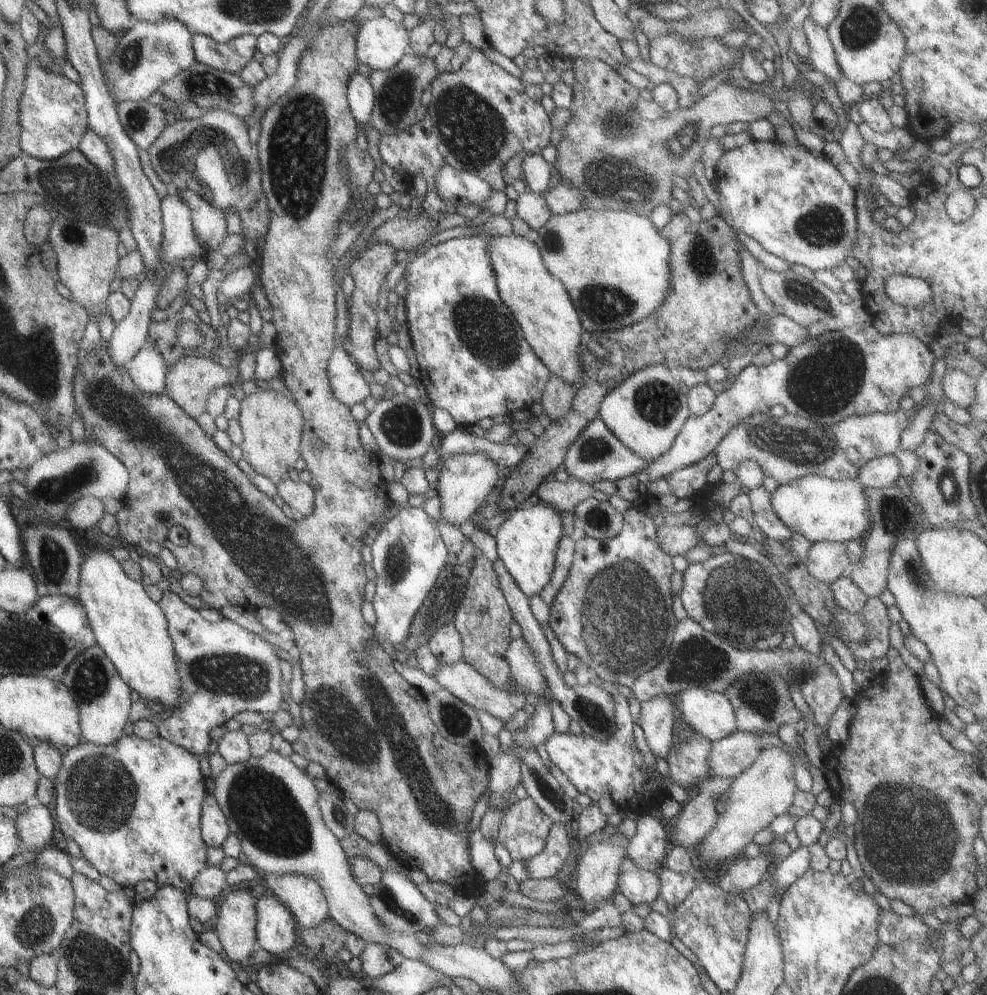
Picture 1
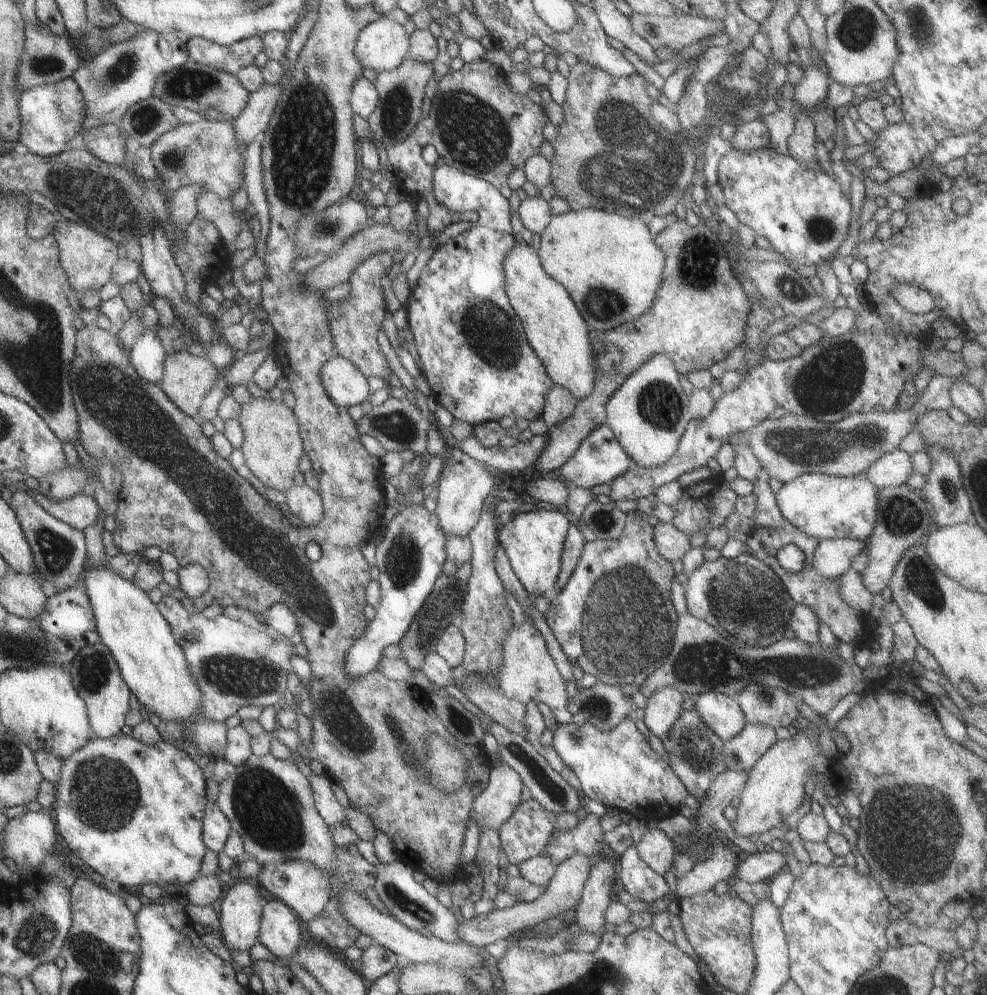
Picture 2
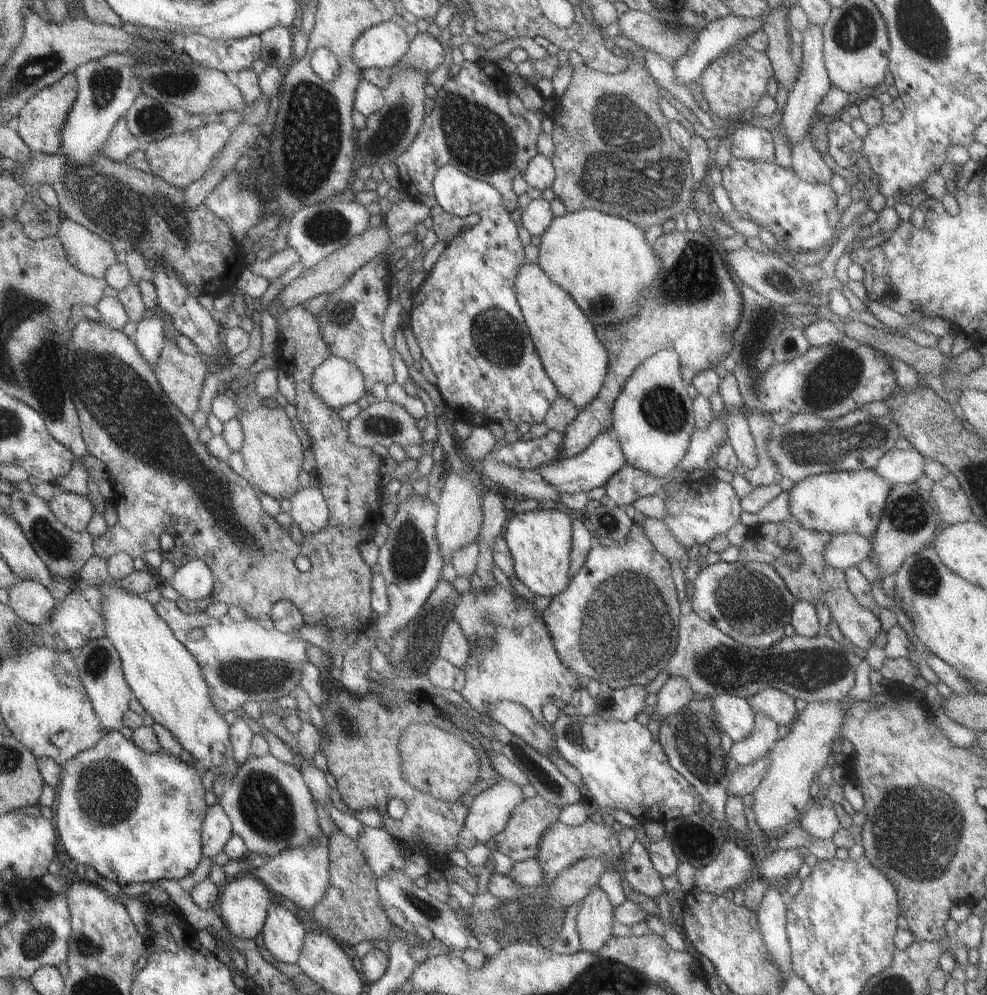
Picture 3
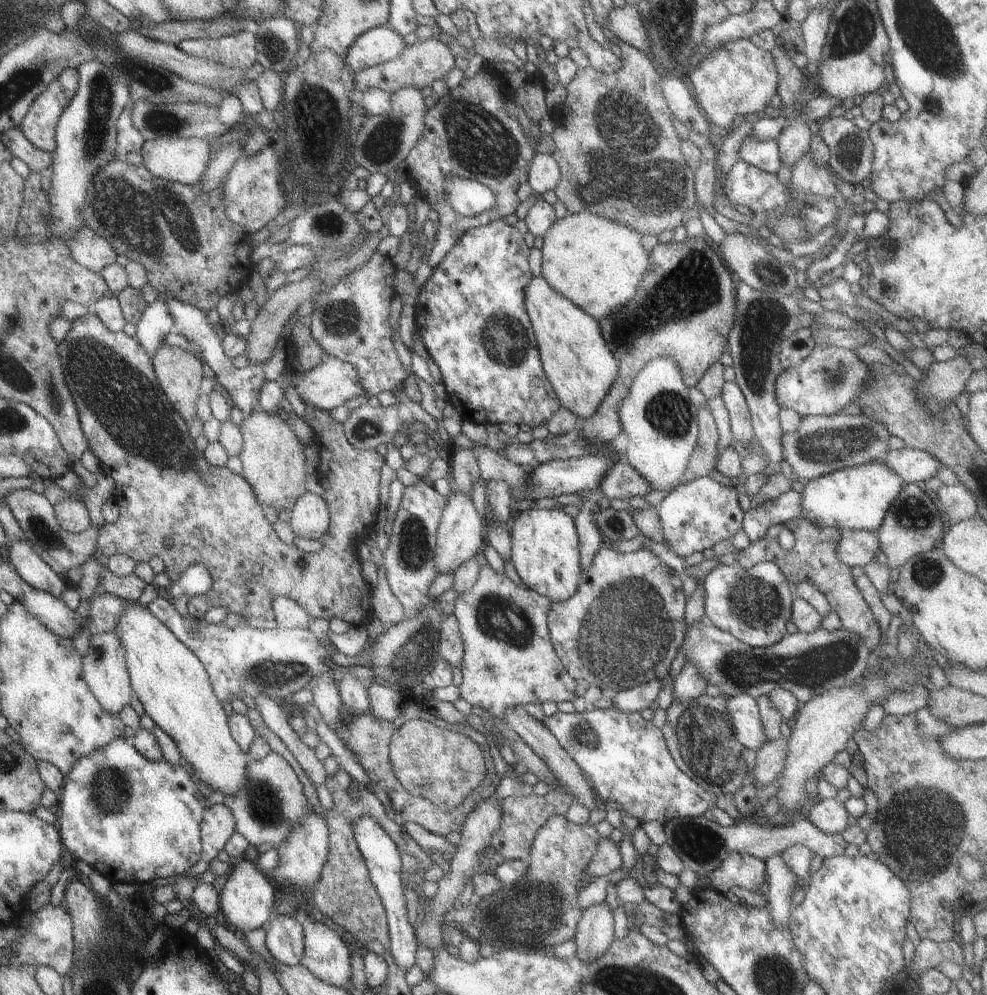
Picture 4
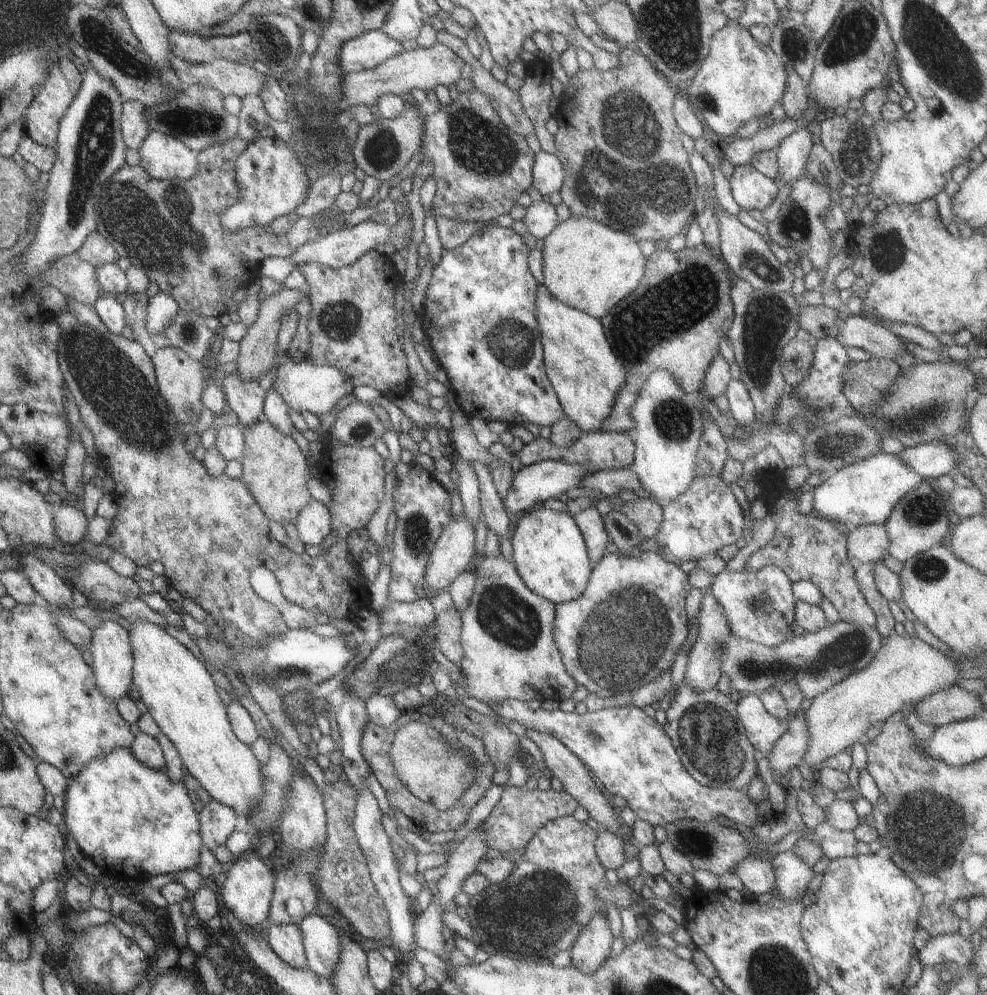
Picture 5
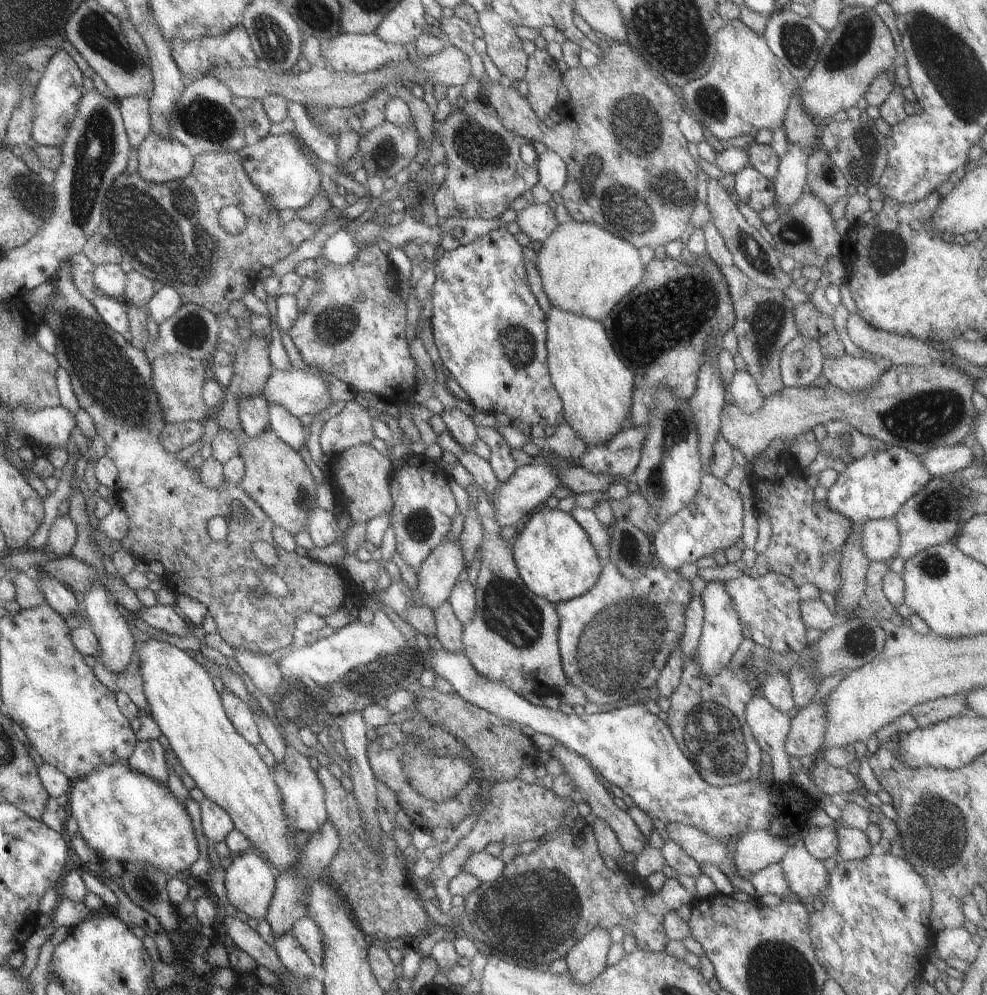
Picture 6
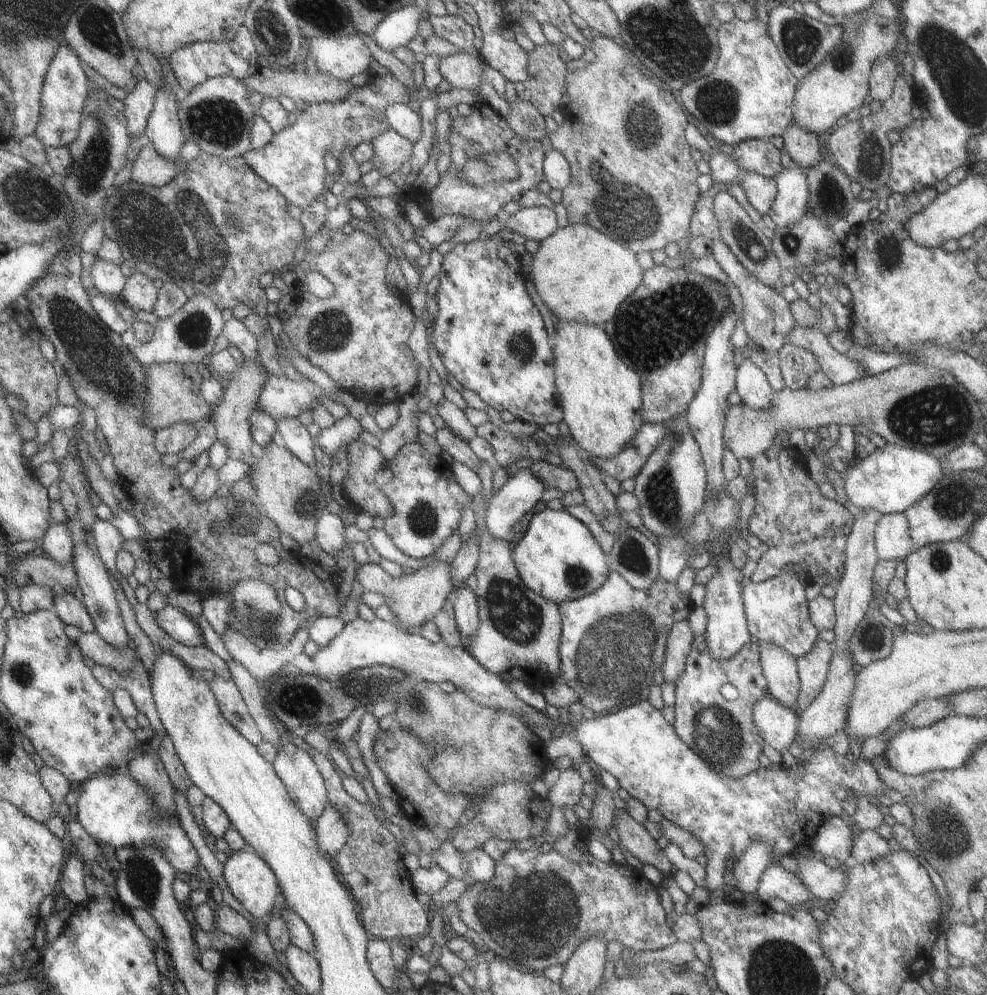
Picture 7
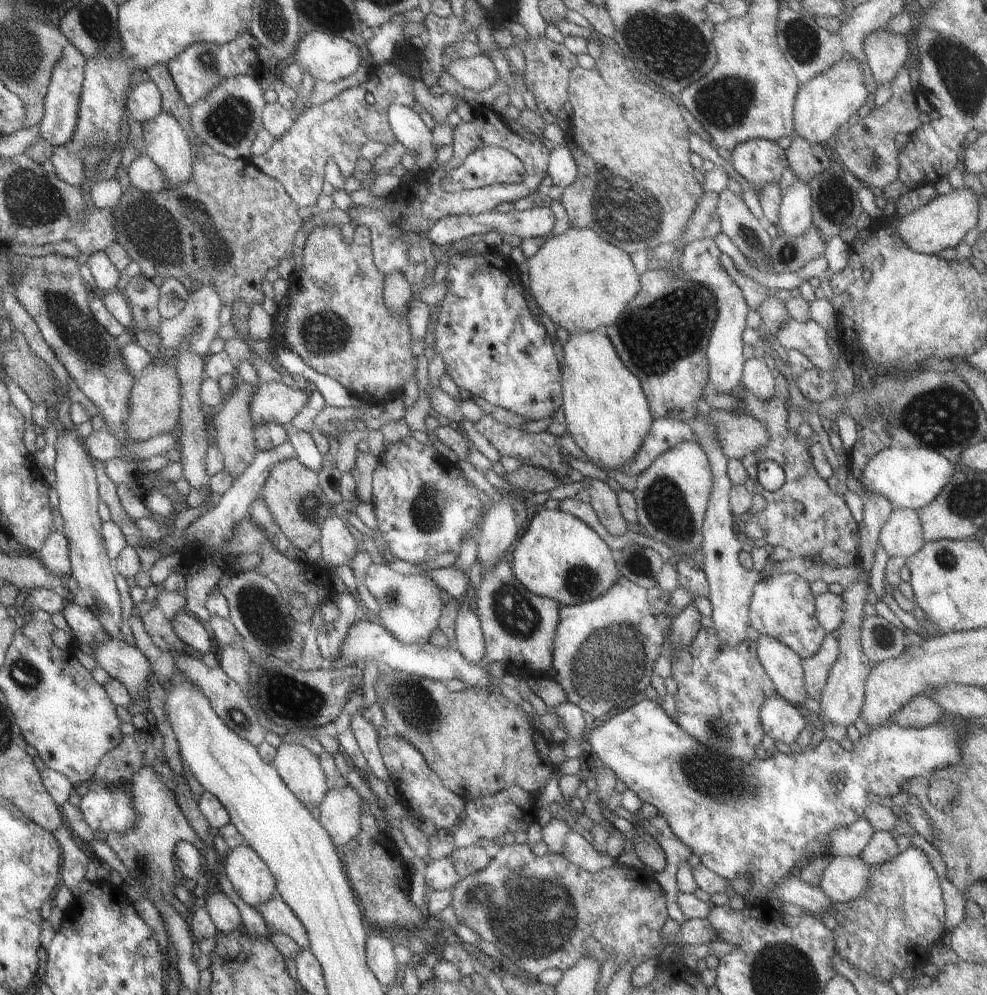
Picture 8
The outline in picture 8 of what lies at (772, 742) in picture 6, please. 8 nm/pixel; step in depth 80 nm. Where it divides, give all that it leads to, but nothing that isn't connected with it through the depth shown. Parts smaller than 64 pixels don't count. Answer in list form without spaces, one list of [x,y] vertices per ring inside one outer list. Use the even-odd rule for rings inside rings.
[[[774,695],[763,700],[759,706],[759,724],[763,734],[788,746],[793,745],[805,726],[805,713],[800,713],[795,705]]]

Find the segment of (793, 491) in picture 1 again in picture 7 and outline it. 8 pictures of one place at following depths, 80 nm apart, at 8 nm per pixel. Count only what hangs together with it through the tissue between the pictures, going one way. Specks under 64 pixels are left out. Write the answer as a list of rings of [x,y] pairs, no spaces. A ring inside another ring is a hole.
[[[886,443],[882,448],[869,452],[864,458],[856,459],[841,476],[843,498],[849,506],[845,510],[853,518],[867,510],[875,510],[882,515],[901,513],[909,504],[914,504],[921,496],[926,496],[941,476],[941,466],[933,456]]]

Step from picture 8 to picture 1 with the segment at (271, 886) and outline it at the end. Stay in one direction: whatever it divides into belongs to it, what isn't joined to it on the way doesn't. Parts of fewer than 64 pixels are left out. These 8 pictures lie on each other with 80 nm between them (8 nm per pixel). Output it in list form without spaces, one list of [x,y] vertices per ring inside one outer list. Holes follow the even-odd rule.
[[[237,888],[229,892],[217,908],[211,930],[217,936],[229,961],[239,963],[254,951],[256,910],[249,890]]]

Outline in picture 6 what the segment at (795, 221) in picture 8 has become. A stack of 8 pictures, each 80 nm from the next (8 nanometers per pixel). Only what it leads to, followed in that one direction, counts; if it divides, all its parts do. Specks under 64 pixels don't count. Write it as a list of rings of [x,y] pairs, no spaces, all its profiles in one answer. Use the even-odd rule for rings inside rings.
[[[787,143],[787,151],[778,158],[772,176],[774,199],[757,214],[763,225],[768,225],[788,211],[806,190],[806,152],[797,143]]]

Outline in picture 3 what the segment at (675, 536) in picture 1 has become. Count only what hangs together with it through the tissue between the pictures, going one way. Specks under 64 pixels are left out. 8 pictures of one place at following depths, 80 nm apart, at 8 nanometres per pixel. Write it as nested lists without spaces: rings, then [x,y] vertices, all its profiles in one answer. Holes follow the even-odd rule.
[[[646,516],[641,518],[639,524],[642,526],[647,540],[661,556],[664,556],[668,561],[686,558],[686,550],[682,549],[671,537],[661,519]]]

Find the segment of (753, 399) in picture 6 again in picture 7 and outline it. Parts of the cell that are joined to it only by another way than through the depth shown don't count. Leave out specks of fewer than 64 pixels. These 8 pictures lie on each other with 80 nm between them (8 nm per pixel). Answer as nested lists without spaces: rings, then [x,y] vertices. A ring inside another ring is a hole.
[[[743,359],[735,370],[733,382],[733,392],[739,397],[739,405],[747,406],[751,410],[767,407],[773,391],[753,362]]]

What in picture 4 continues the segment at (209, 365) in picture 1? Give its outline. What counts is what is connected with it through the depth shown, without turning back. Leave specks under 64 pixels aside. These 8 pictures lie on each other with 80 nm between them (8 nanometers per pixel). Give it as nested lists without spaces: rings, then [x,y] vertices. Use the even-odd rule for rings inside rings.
[[[162,344],[151,359],[154,375],[163,394],[168,398],[168,404],[175,409],[179,416],[189,426],[195,415],[195,402],[199,396],[199,382],[207,370],[202,360],[179,347]]]

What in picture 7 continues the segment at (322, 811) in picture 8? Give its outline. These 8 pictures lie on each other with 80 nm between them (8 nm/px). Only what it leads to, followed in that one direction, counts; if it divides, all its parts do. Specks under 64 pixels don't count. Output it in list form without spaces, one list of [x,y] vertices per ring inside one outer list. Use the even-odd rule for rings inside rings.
[[[326,804],[313,826],[317,848],[331,859],[347,840],[347,826],[343,818],[333,806]]]

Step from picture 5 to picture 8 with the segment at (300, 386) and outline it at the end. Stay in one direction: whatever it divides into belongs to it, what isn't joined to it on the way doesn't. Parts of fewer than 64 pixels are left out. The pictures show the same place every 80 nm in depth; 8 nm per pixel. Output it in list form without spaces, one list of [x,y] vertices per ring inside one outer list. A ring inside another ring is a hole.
[[[281,381],[258,383],[251,396],[249,416],[252,424],[273,422],[286,425],[303,408],[307,395],[297,386],[285,386]]]

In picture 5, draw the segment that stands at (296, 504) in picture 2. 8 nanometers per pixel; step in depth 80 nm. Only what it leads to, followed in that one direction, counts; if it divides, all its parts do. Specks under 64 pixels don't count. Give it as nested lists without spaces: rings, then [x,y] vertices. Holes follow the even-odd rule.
[[[311,498],[299,509],[293,525],[303,544],[320,544],[331,532],[328,508]]]

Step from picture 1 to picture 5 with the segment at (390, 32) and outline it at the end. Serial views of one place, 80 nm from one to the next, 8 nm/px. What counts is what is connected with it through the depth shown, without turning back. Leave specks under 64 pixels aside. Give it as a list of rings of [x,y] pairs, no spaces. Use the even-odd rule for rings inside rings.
[[[380,28],[346,40],[338,52],[341,74],[370,69],[402,51],[401,43],[390,39]]]

